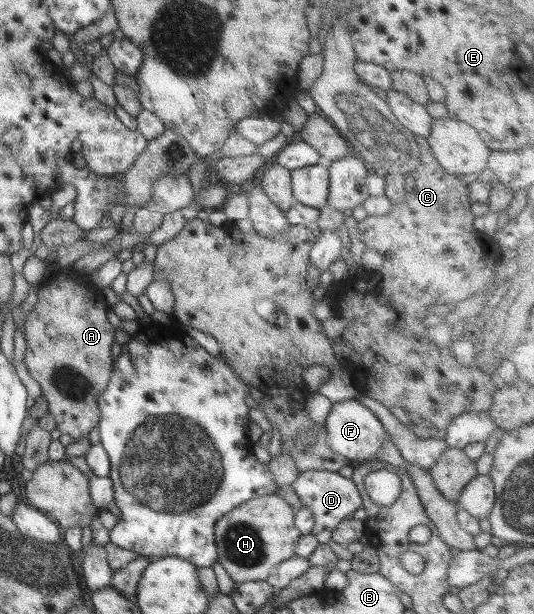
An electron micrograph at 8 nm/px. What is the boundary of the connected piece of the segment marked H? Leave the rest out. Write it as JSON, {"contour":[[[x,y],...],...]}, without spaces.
{"contour":[[[258,496],[227,512],[215,524],[215,541],[220,562],[234,582],[265,581],[273,568],[295,556],[294,545],[302,536],[295,525],[296,510],[282,497]]]}

